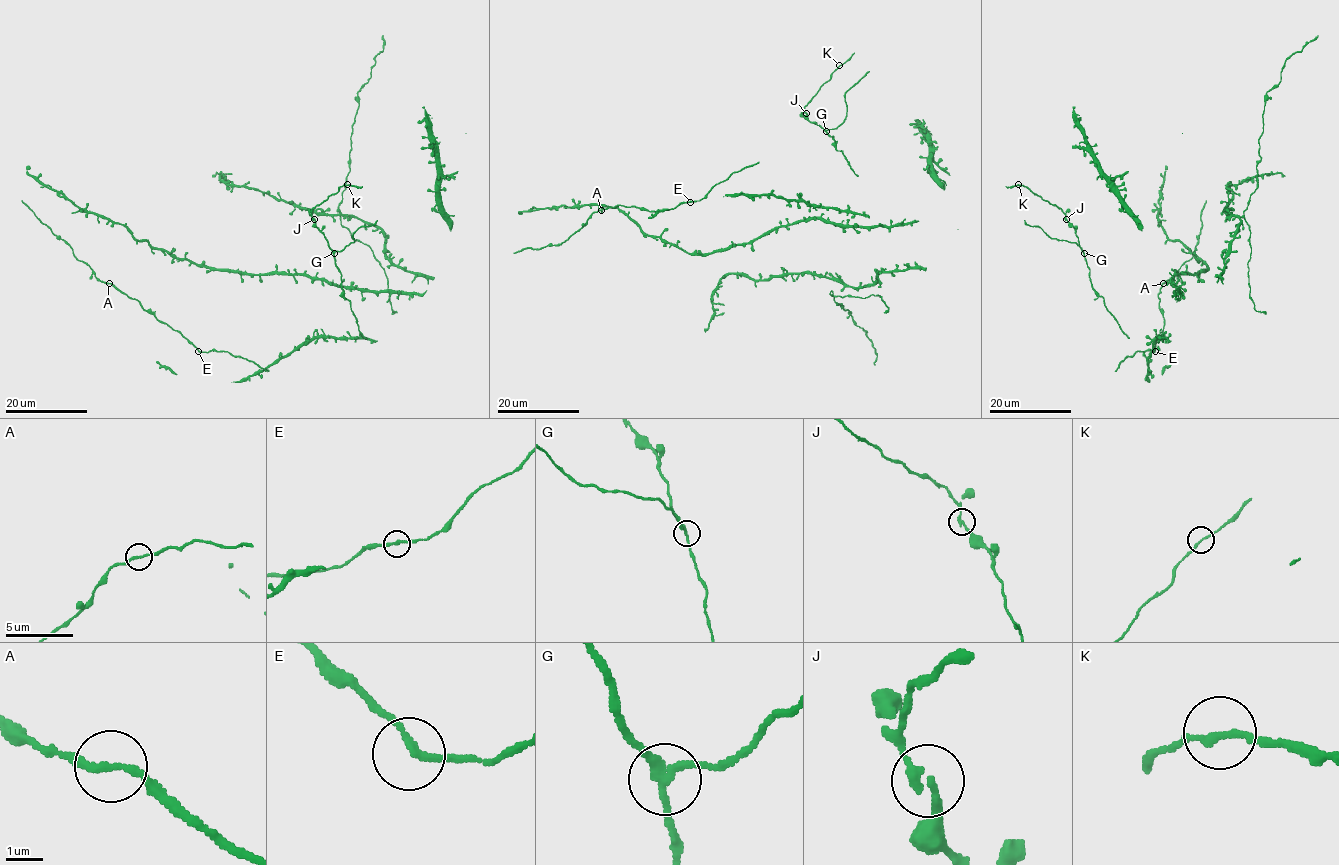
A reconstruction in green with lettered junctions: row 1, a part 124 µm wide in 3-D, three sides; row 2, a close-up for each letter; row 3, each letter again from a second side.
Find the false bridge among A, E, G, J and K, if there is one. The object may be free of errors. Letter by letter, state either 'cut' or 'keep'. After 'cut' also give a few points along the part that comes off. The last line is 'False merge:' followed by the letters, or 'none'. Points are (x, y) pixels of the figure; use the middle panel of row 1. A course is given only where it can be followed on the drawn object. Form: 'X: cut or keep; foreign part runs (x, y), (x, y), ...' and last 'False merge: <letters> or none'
A: keep
E: keep
G: cut; foreign part runs (825, 130), (834, 129), (844, 120), (847, 113), (845, 94), (869, 71)
J: keep
K: keep
False merge: G

